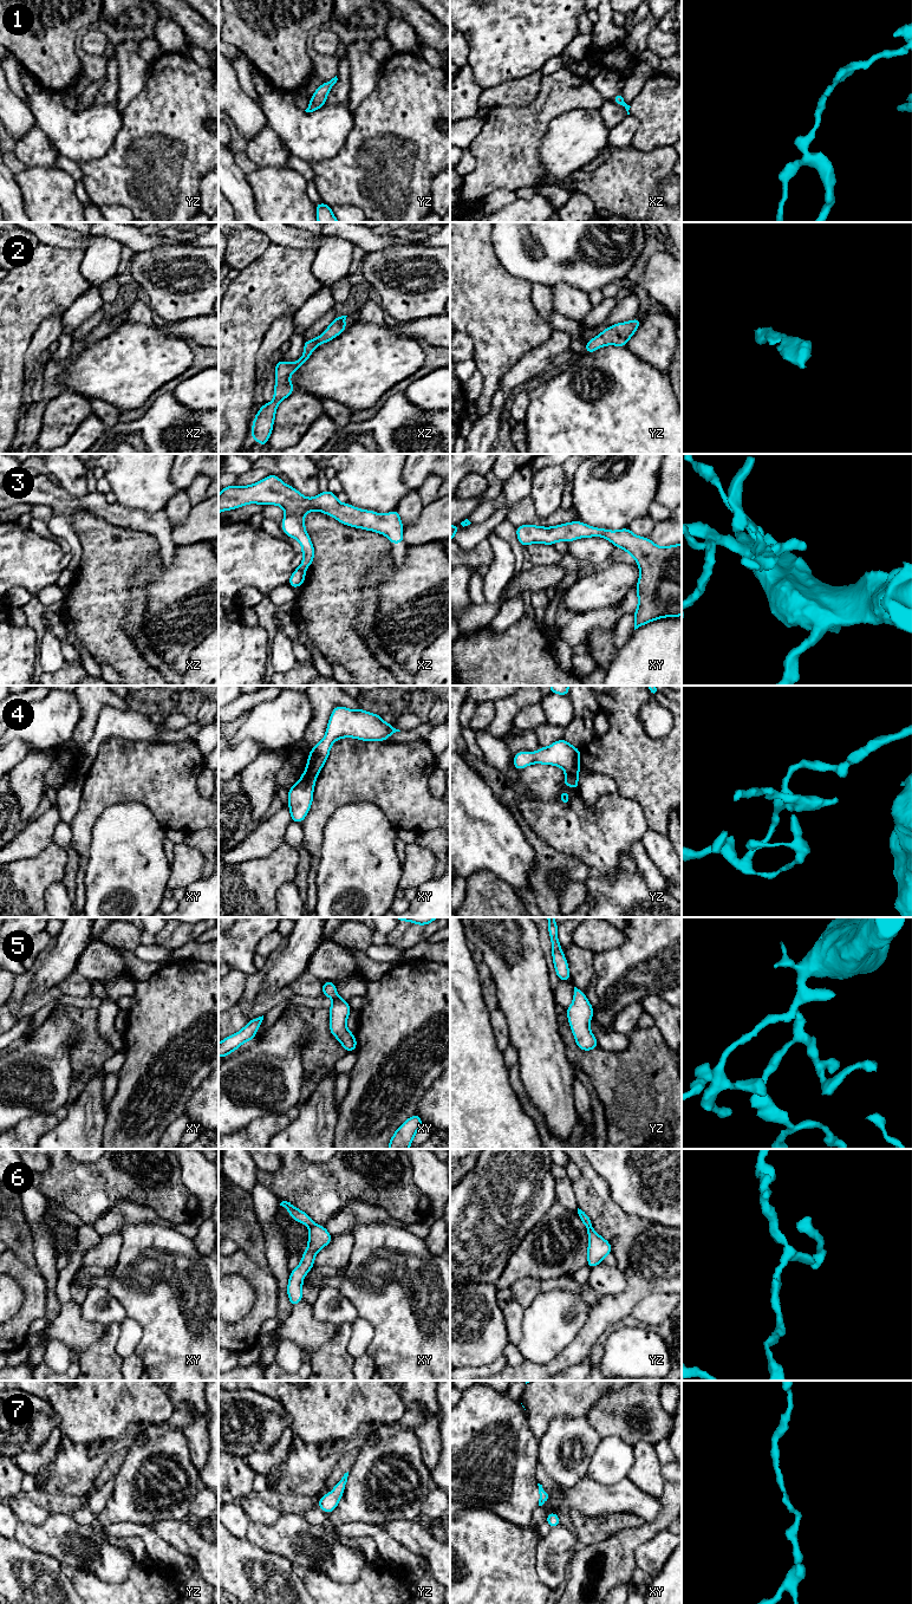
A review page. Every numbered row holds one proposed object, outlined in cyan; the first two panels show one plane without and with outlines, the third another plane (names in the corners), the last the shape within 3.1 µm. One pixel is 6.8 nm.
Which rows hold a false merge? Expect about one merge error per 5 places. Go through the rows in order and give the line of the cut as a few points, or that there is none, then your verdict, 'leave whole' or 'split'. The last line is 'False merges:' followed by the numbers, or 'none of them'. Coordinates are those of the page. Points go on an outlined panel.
1: cut none; leave whole
2: cut none; leave whole
3: cut none; leave whole
4: cut yz (566, 771), (577, 774); split
5: cut none; leave whole
6: cut xy (314, 1225), (310, 1227); split
7: cut none; leave whole
False merges: 4, 6

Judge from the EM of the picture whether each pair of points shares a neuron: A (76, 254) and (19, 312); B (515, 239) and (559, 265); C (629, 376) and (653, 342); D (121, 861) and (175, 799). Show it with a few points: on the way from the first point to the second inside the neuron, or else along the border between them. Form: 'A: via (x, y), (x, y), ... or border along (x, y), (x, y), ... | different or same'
A: via (62, 268), (32, 298) | same
B: via (526, 239), (533, 239), (548, 254) | same
C: border along (626, 345), (643, 361), (659, 371), (666, 372) | different
D: border along (136, 802), (144, 805), (164, 830) | different

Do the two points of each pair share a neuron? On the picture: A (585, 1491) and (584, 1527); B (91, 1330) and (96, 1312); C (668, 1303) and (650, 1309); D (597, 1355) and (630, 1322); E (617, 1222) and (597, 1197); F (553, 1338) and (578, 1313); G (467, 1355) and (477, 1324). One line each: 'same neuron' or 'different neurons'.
A: different neurons
B: different neurons
C: same neuron
D: same neuron
E: same neuron
F: same neuron
G: same neuron

